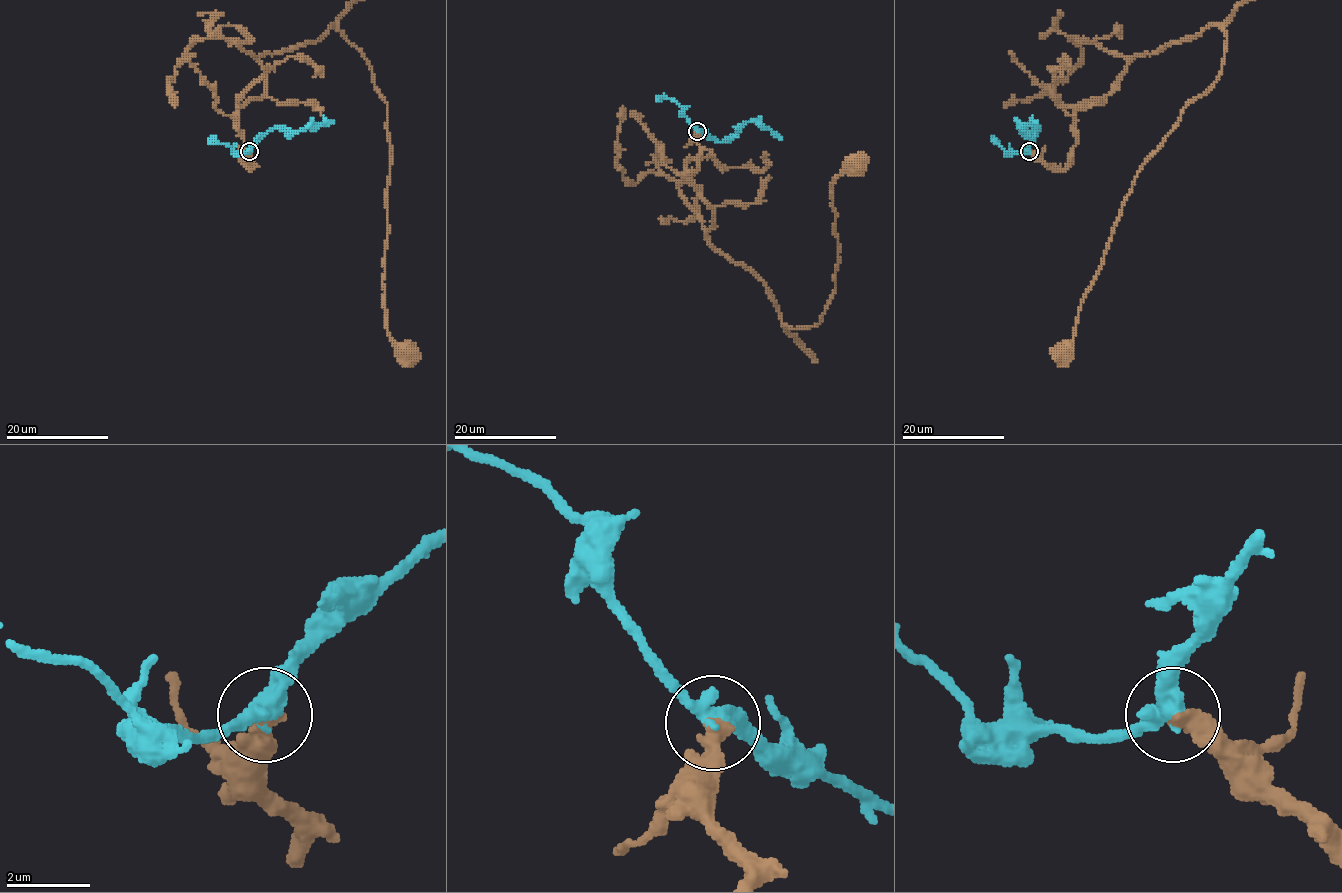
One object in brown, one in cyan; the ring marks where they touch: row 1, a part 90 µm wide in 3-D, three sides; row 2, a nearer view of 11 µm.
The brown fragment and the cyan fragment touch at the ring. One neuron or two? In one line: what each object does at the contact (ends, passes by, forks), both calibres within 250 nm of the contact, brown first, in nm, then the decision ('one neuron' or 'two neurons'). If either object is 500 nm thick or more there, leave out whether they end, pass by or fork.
brown ends; cyan passes by; calibres 440 and 420 nm; one neuron

